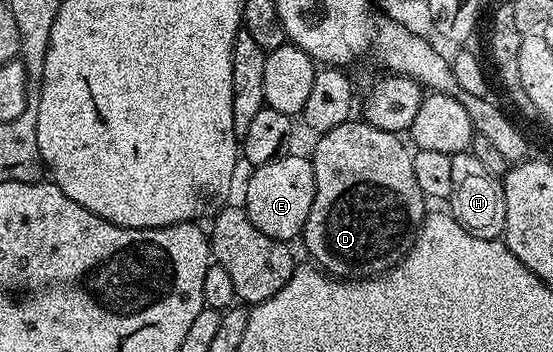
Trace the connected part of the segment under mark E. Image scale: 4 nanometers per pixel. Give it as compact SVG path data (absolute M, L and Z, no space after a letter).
M281 154L265 164L255 165L251 169L252 177L244 188L242 207L248 213L250 222L275 240L292 242L299 237L306 226L306 218L310 218L310 210L314 206L316 183L314 182L314 166L307 155L287 156Z

